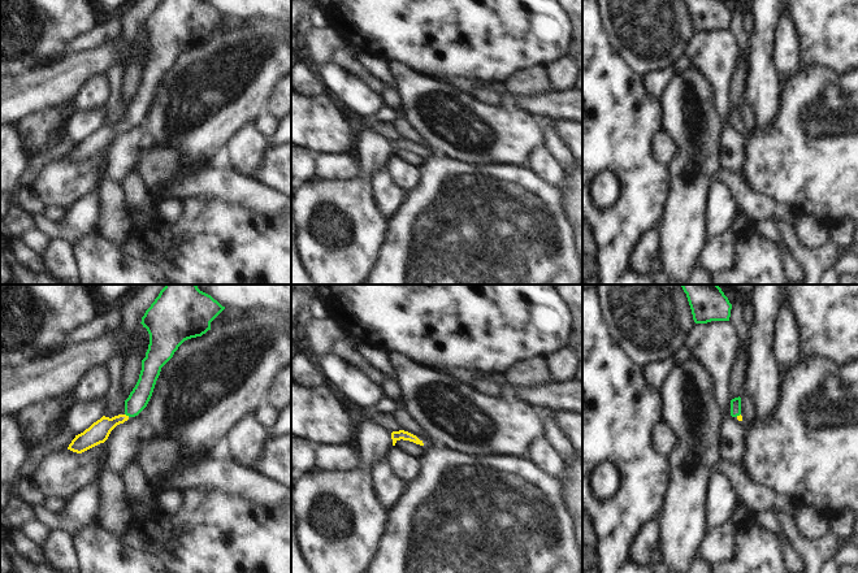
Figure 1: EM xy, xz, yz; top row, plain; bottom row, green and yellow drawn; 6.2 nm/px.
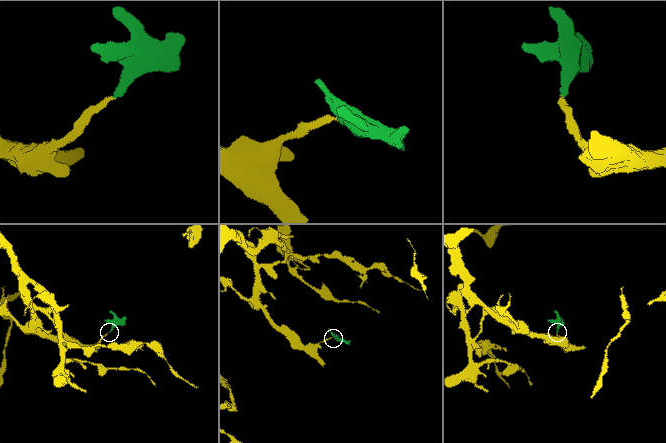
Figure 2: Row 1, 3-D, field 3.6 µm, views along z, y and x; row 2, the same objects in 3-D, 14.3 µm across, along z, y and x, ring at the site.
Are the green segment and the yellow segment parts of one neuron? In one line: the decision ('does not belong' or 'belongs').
belongs

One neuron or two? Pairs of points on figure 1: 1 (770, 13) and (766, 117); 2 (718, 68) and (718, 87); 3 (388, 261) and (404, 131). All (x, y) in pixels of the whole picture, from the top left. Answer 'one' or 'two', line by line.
1: one
2: one
3: two

